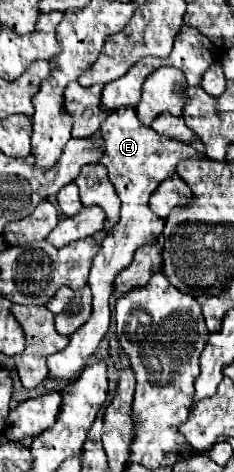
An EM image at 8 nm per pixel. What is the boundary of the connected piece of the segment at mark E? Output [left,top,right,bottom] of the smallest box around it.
[48,107,204,381]

